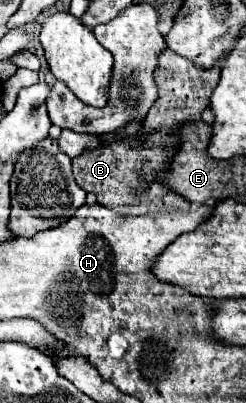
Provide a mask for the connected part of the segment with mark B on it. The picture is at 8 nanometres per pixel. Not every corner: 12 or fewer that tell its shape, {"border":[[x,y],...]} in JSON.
{"border":[[159,54],[139,134],[73,158],[77,186],[123,216],[191,210],[159,174],[201,120],[221,64]]}

